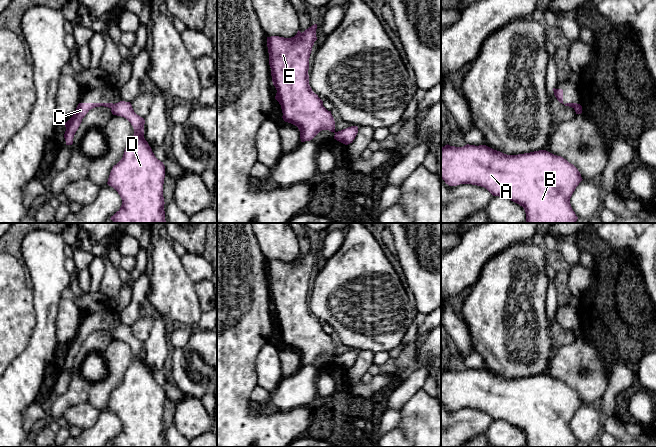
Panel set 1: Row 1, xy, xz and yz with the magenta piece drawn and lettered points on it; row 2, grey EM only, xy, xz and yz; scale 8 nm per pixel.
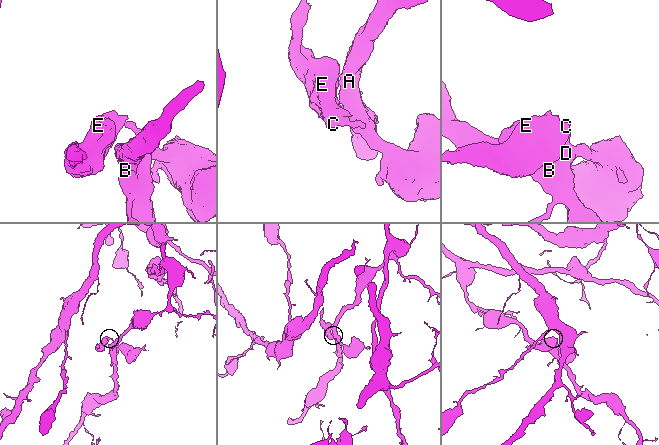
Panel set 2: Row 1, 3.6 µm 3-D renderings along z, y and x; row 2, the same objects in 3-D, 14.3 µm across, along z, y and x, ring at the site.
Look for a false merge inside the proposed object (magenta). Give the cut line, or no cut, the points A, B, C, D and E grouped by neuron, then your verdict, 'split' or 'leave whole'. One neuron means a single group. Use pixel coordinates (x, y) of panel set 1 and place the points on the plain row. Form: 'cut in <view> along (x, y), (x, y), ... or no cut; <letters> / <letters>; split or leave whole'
cut in yz along (578, 328), (574, 332); A B D / C E; split

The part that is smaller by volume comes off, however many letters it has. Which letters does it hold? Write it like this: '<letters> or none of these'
C, E

